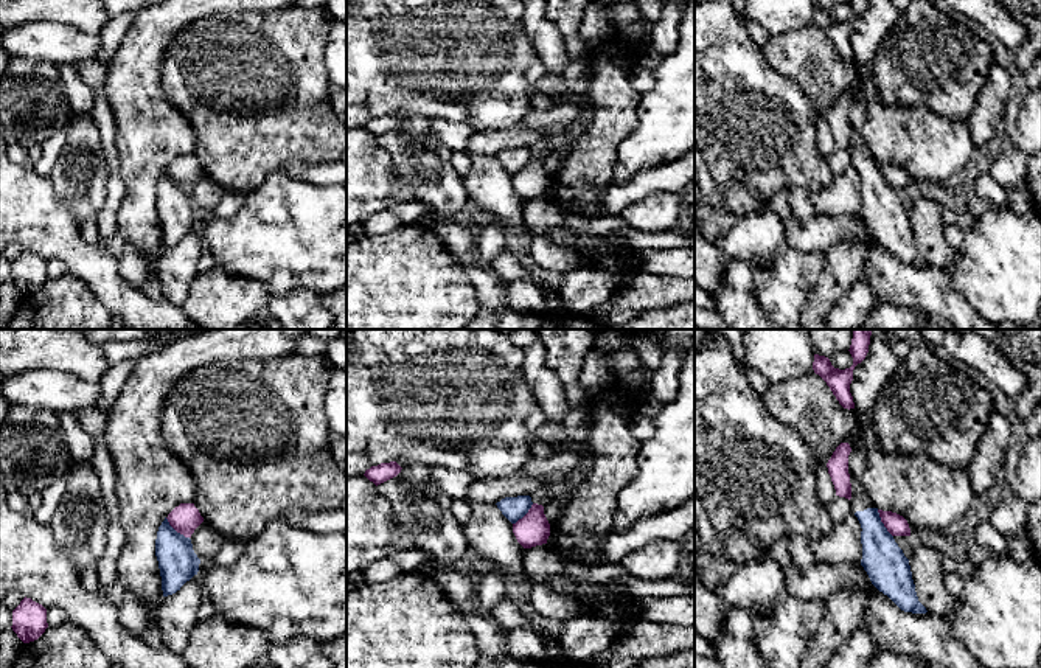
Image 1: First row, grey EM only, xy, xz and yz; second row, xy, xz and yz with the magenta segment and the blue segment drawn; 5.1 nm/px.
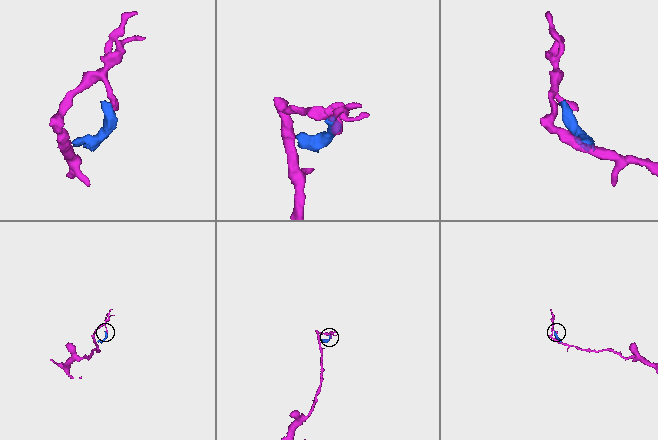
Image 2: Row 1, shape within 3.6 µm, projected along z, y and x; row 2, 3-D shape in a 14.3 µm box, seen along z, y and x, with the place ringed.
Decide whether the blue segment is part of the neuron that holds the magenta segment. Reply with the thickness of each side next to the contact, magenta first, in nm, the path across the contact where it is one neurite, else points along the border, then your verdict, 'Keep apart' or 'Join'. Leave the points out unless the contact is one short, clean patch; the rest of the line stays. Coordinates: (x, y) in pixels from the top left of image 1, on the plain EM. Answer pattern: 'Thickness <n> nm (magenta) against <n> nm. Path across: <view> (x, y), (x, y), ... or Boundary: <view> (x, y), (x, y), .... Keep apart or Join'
Thickness 150 nm (magenta) against 200 nm. Boundary: xy (165, 170), (177, 184), (188, 190). Keep apart

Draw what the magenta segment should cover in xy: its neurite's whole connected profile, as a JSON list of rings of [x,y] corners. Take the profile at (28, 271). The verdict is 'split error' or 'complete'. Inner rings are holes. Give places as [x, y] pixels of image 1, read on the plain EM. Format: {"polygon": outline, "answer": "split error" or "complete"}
{"polygon": [[[25,249],[12,263],[11,280],[23,295],[37,292],[48,280],[47,261]]], "answer": "complete"}

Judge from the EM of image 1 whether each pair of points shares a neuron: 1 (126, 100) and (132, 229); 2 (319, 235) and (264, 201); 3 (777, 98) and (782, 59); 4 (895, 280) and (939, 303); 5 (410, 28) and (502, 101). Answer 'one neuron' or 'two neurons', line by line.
1: one neuron
2: one neuron
3: two neurons
4: one neuron
5: one neuron

